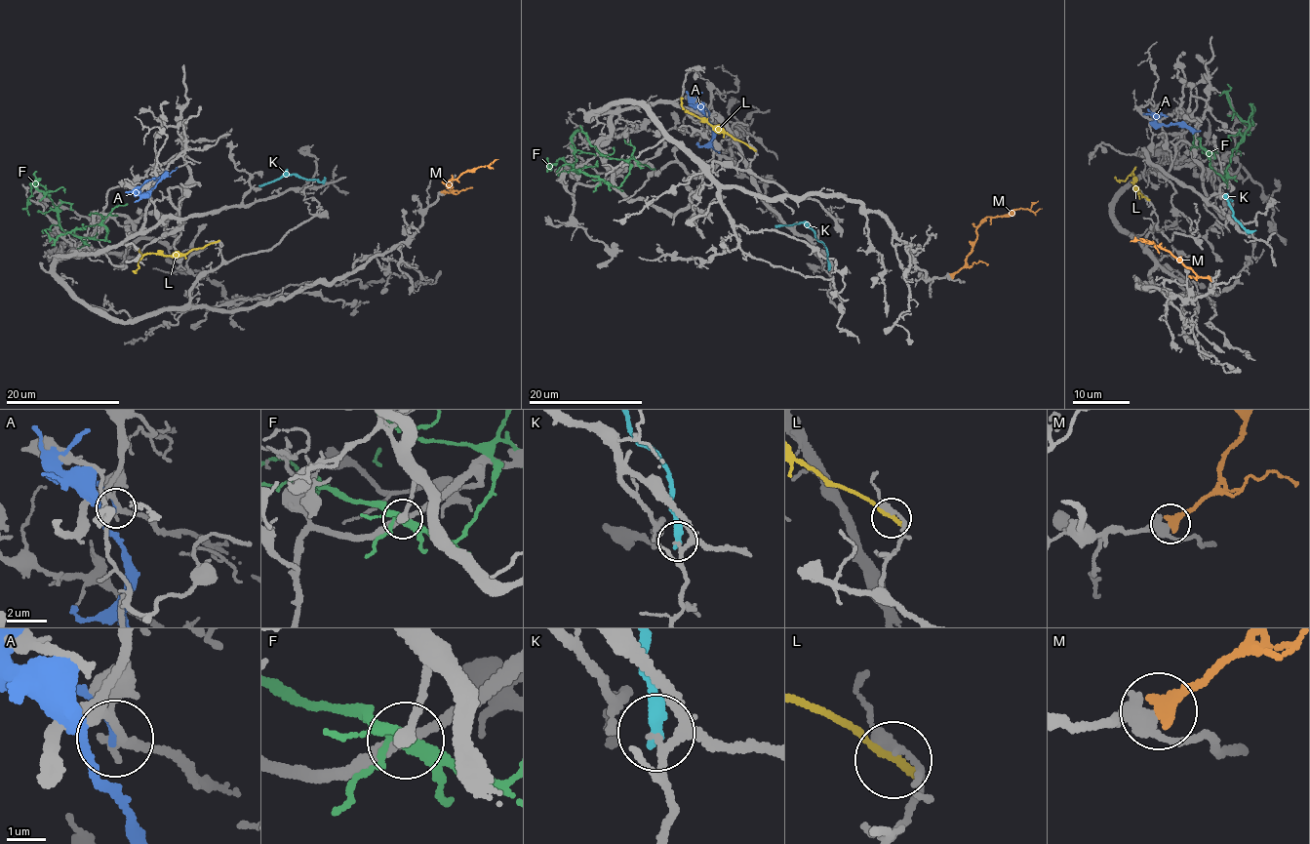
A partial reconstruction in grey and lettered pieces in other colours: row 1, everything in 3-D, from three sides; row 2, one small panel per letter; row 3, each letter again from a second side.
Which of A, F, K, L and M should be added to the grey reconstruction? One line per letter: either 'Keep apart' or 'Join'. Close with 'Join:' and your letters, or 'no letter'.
A: Keep apart
F: Keep apart
K: Keep apart
L: Keep apart
M: Join
Join: M

